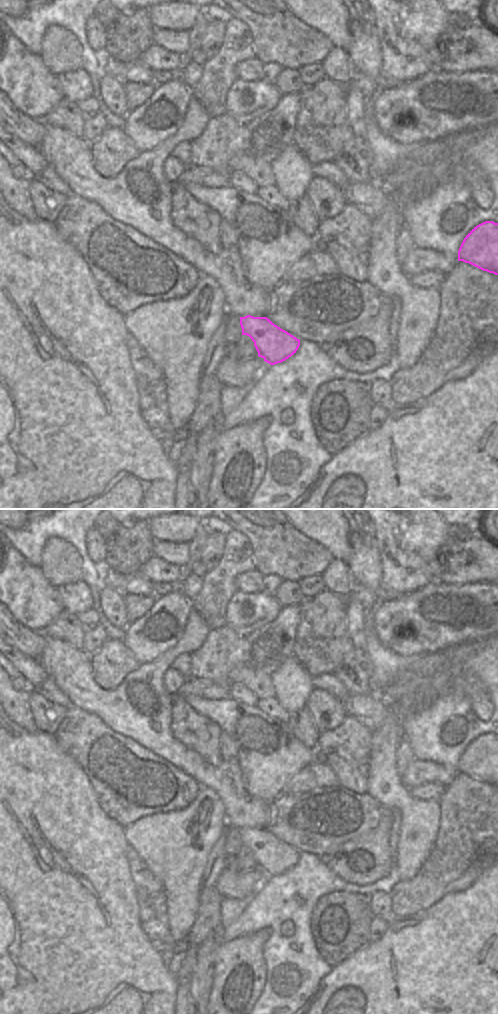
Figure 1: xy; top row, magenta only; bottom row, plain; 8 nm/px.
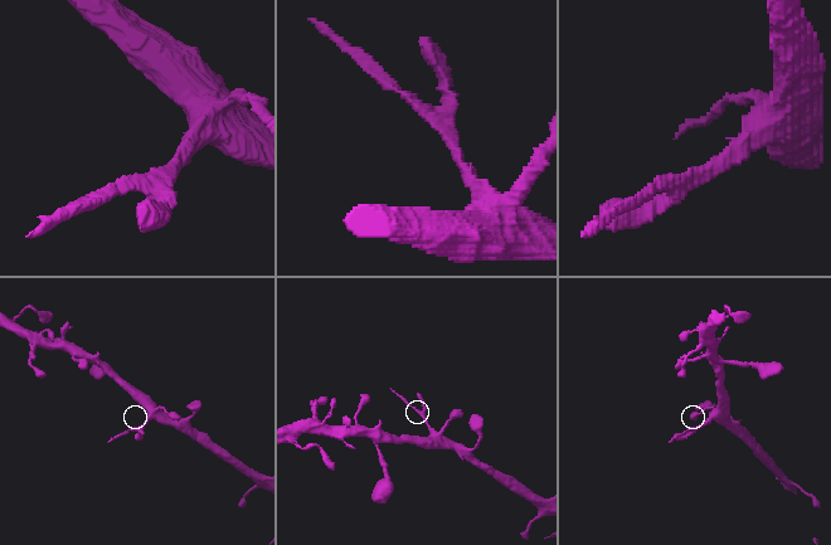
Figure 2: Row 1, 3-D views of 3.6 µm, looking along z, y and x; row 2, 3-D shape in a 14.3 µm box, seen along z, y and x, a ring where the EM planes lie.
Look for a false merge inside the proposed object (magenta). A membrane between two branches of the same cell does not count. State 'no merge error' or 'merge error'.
merge error

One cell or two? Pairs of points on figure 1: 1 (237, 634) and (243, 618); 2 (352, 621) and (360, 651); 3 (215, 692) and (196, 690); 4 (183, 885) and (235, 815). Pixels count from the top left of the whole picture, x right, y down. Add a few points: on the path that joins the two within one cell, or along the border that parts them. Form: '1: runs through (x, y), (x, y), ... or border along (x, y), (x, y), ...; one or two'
1: border along (263, 622), (255, 622), (248, 626), (226, 625); two
2: runs through (355, 628), (359, 644); one
3: runs through (210, 690), (201, 690); one
4: border along (221, 800), (227, 823); two

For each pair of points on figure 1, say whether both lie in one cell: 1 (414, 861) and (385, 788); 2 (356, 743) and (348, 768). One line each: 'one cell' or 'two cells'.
1: one cell
2: one cell

